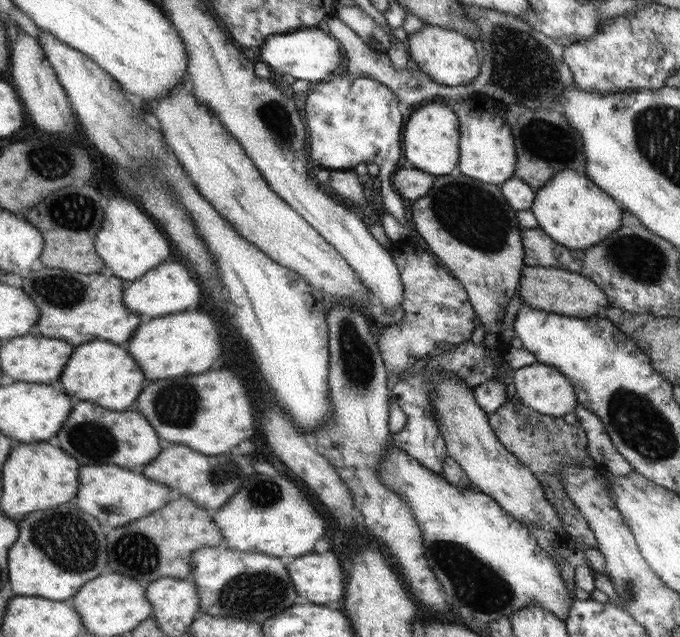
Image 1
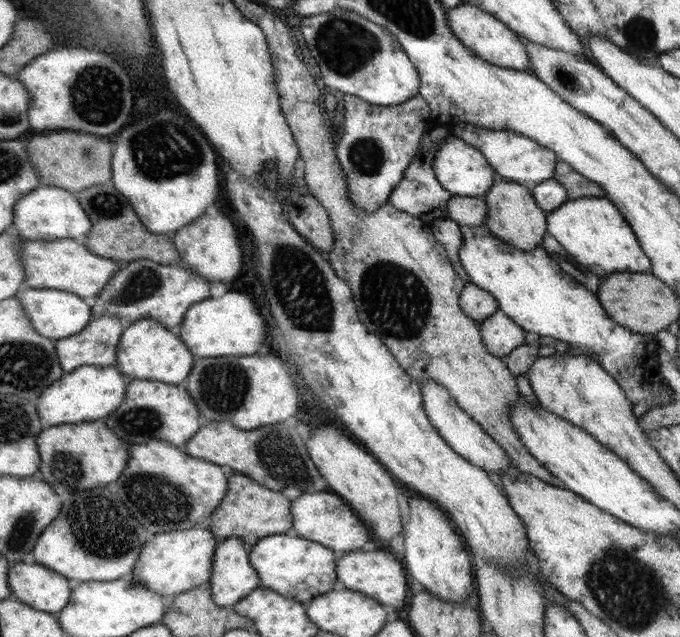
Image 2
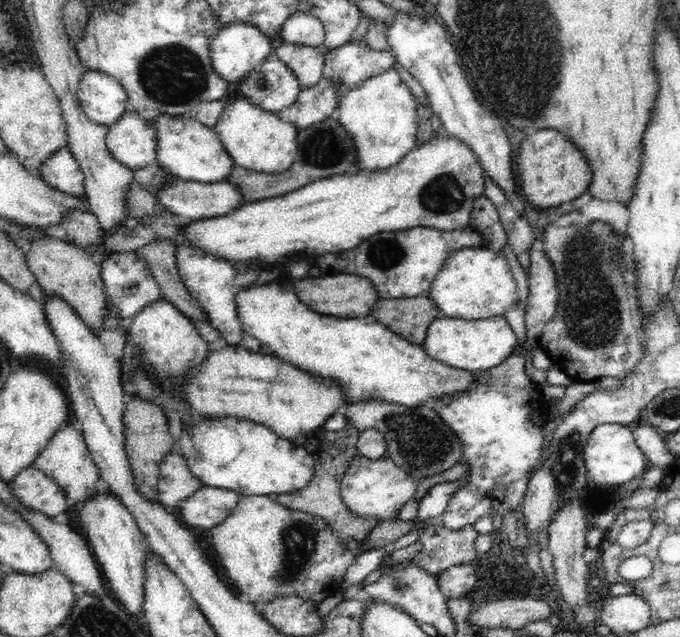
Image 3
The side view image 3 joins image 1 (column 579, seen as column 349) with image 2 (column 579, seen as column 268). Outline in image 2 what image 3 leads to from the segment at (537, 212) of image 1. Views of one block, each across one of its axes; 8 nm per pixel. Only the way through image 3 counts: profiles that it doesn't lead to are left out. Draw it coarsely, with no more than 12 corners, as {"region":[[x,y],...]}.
{"region":[[569,198],[550,236],[598,272],[648,273],[632,225],[607,198]]}

